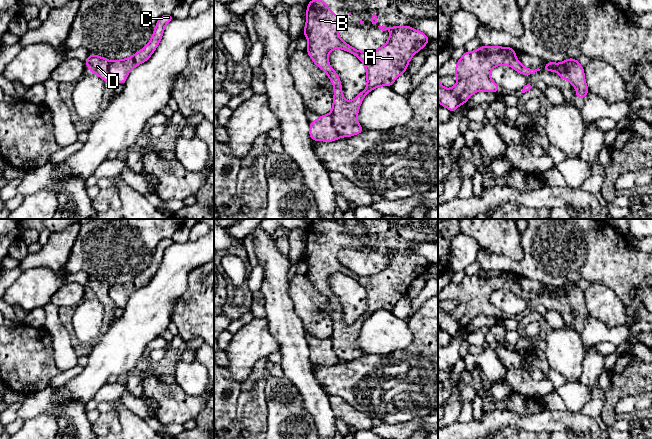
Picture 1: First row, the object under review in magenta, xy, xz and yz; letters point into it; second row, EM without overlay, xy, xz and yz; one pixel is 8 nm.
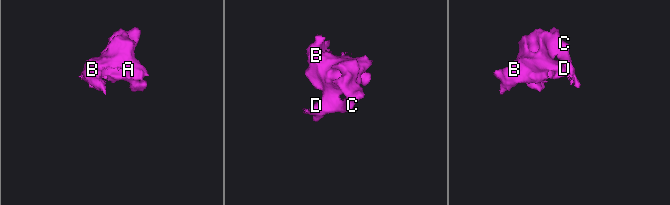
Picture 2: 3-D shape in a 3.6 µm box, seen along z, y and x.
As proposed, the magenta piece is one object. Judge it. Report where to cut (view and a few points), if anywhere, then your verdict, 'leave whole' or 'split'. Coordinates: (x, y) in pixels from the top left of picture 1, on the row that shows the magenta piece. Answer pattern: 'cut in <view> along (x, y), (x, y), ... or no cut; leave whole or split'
cut in xz along (330, 113), (333, 119), (333, 127), (340, 137); split

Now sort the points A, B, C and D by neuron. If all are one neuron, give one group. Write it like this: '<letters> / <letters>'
A B C / D

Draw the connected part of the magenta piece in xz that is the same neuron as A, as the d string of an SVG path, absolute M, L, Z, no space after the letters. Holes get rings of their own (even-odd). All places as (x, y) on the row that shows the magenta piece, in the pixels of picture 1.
M311 0L307 4L303 30L308 40L306 52L333 83L331 115L335 130L340 137L351 137L365 131L357 121L364 97L377 87L391 87L396 78L407 71L411 58L430 40L425 33L413 29L410 25L378 26L382 31L391 32L386 44L372 51L358 51L338 35L338 28L347 24L347 20L335 16L328 7L322 0ZM336 48L355 55L366 67L367 86L352 101L344 99L339 75L328 61L329 53Z

